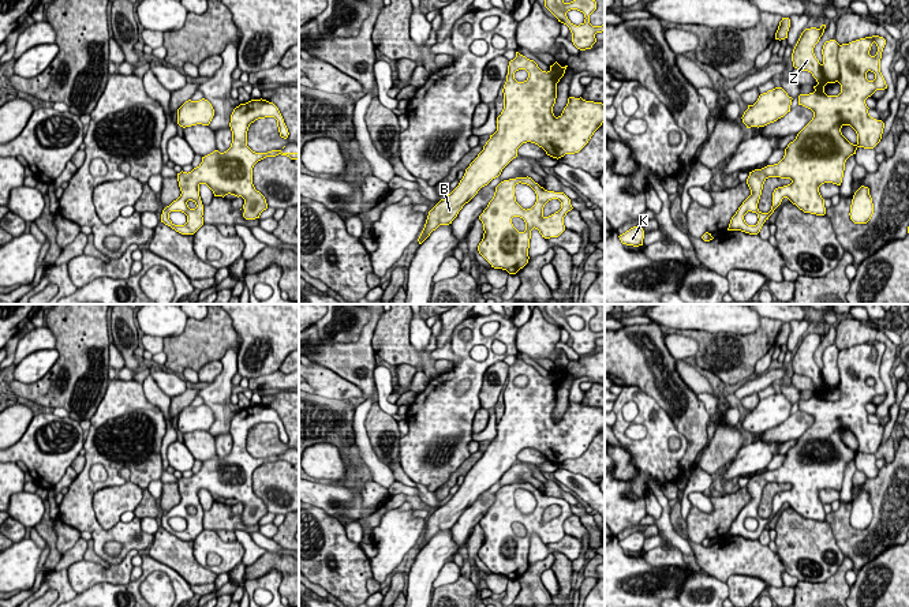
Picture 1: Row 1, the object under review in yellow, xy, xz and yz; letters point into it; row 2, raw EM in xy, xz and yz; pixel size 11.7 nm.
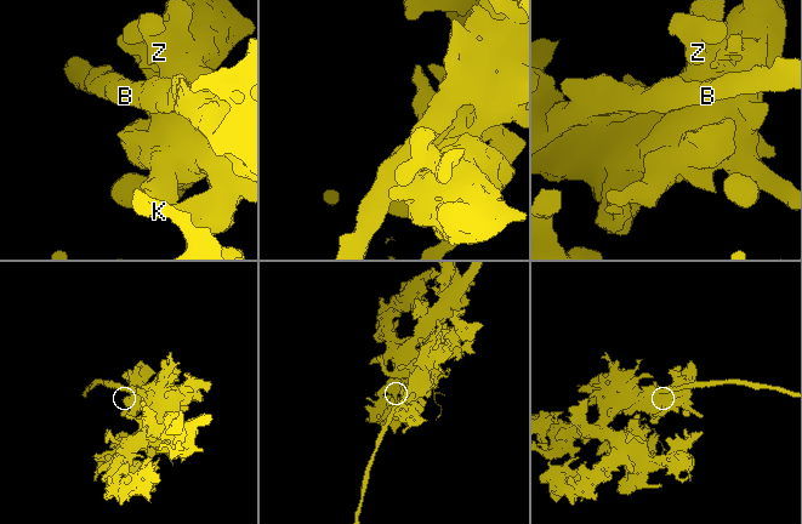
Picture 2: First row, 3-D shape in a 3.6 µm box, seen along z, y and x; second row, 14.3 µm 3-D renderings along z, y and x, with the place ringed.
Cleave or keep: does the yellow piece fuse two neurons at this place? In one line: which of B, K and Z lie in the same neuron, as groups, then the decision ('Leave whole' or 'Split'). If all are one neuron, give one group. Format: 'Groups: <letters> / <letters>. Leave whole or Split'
Groups: B K Z. Leave whole

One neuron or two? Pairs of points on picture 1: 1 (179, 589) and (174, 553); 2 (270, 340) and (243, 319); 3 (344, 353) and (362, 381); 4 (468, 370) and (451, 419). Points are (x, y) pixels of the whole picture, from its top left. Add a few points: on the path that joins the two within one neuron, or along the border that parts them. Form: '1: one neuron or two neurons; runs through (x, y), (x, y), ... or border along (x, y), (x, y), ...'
1: two neurons; border along (148, 554), (171, 566), (190, 585)
2: one neuron; runs through (264, 333), (250, 319)
3: one neuron; runs through (351, 360), (355, 377)
4: one neuron; runs through (456, 379), (451, 385), (451, 407)

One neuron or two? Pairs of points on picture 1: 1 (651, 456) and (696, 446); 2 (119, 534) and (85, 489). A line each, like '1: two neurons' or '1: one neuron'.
1: two neurons
2: one neuron

